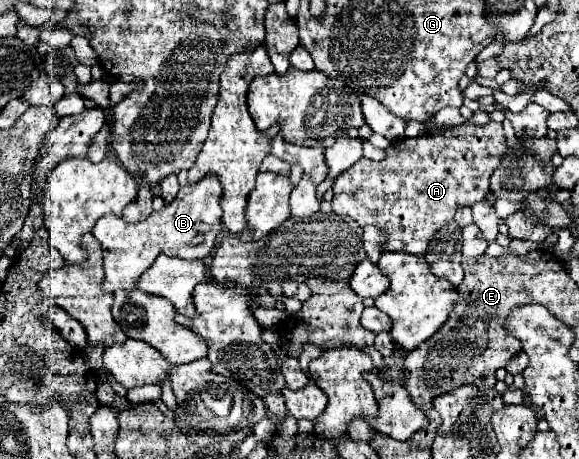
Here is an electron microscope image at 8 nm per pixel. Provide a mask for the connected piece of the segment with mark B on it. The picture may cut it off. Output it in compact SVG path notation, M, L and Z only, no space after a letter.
M202 179L200 183L186 185L180 189L174 203L152 213L140 223L126 223L122 217L104 215L96 221L92 233L104 247L104 281L102 289L114 293L118 289L136 289L136 279L156 261L160 253L180 255L180 259L206 259L214 251L220 221L220 183L216 179Z

